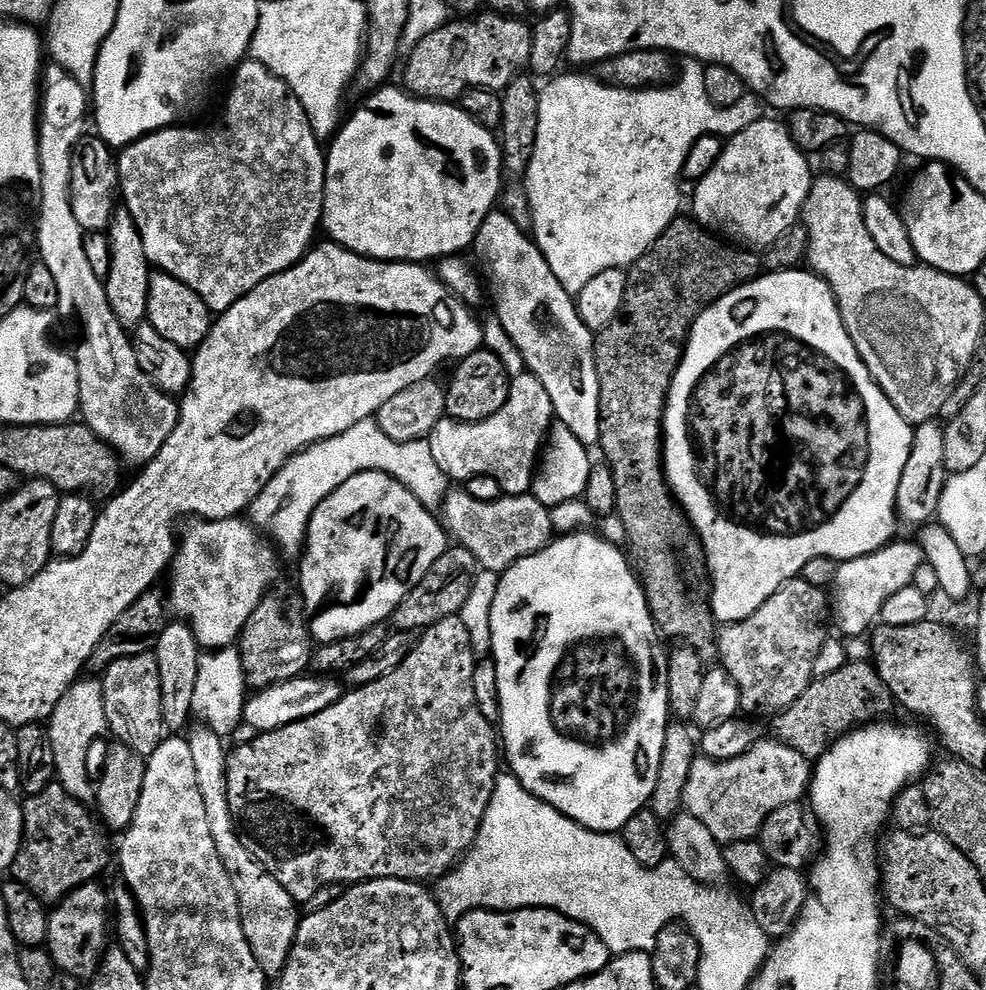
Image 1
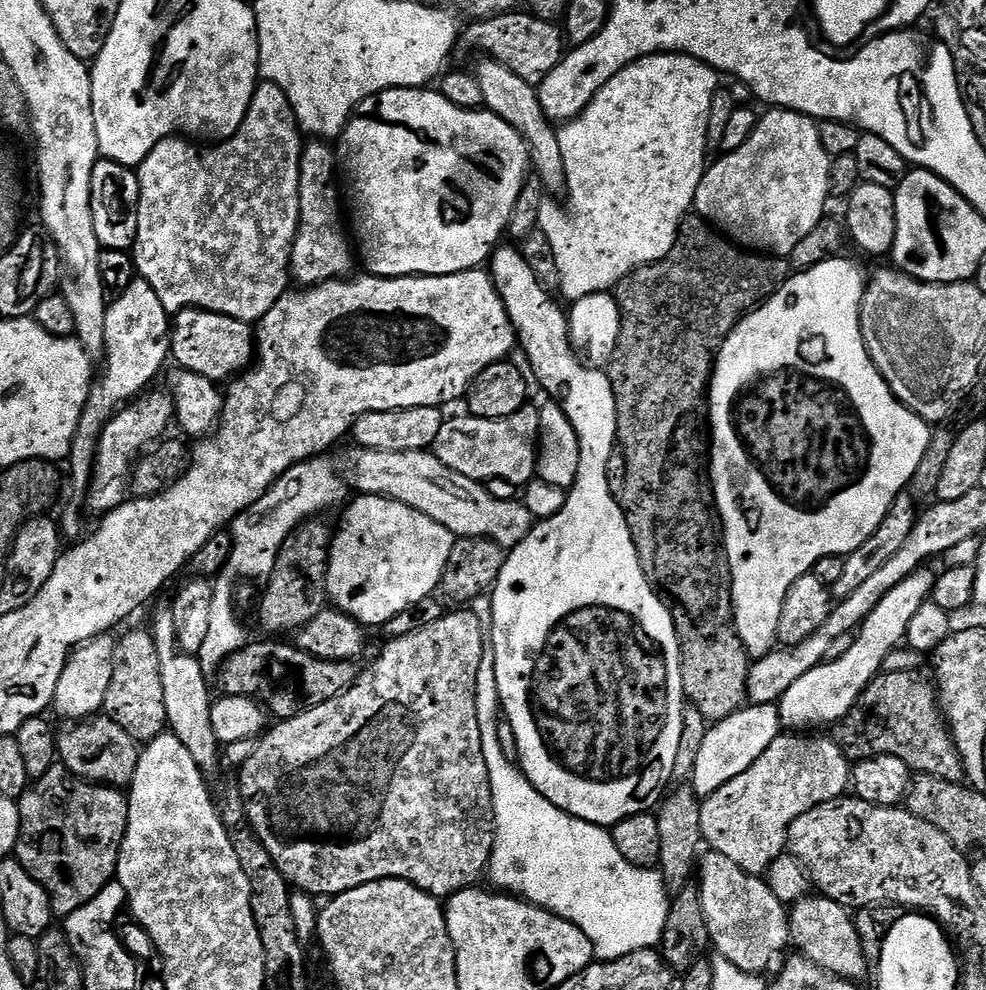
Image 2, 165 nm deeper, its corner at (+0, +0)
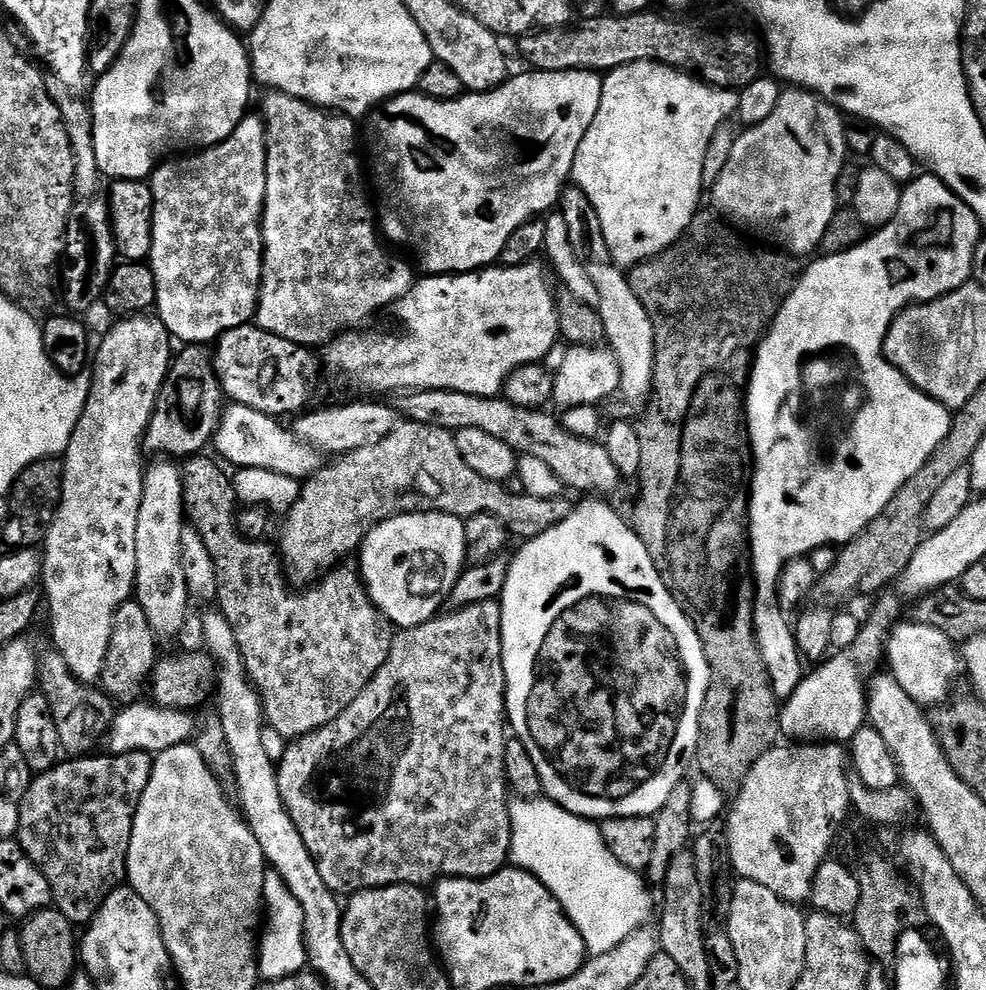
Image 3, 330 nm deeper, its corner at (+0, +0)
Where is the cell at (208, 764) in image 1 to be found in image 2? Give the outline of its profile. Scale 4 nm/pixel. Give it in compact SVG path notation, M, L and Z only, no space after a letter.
M164 610L150 625L154 646L158 646L158 662L162 666L162 690L166 693L166 718L171 735L176 736L190 750L190 758L201 772L211 774L220 764L222 745L215 737L211 725L211 708L214 696L208 693L209 677L202 670L199 659L193 653L185 652L180 646L178 630L171 611Z

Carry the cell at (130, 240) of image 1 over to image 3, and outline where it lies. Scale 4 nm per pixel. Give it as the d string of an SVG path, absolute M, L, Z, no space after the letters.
M159 315L125 316L115 323L94 352L88 401L62 457L62 498L42 545L42 592L46 597L46 612L48 608L52 619L51 647L66 658L66 666L70 666L74 678L91 685L103 681L116 612L134 596L138 510L142 506L146 471L142 455L144 432L156 409L156 399L160 397L168 369L174 363L174 340Z

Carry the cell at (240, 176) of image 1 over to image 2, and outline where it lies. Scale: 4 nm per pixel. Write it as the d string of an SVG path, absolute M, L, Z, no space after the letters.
M260 82L250 102L250 110L236 131L236 135L215 146L201 146L188 138L169 138L158 142L154 150L141 162L140 201L138 202L138 234L130 251L136 261L139 279L154 286L154 294L162 301L162 306L169 314L180 312L184 308L203 308L205 312L217 312L235 320L259 322L272 307L282 299L290 288L290 269L292 266L292 243L296 240L300 225L300 156L304 152L305 141L296 122L296 115L286 98L286 94L277 84Z

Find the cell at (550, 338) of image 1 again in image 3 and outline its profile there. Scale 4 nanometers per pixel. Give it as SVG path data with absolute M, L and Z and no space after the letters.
M584 498L581 504L577 503L572 509L572 513L562 522L558 522L558 526L550 526L550 530L546 530L542 534L538 534L533 540L523 541L516 552L516 557L511 557L508 566L508 577L506 578L506 586L504 592L498 601L500 605L500 633L502 634L502 662L504 663L504 687L506 689L506 720L514 731L515 739L520 740L526 746L526 750L530 754L530 758L534 762L534 766L538 766L538 774L542 778L542 786L544 787L543 795L547 799L552 800L556 804L562 805L564 809L575 816L583 816L585 820L593 822L603 822L614 818L615 816L650 816L655 817L666 804L666 800L670 797L674 788L678 786L684 779L684 771L688 768L688 763L693 763L696 755L696 747L698 746L698 734L700 733L700 715L702 714L702 706L706 698L706 690L712 681L710 674L710 666L708 659L704 653L702 642L698 638L698 634L694 630L694 626L690 622L690 618L686 618L686 614L678 606L676 598L670 594L670 590L663 582L663 578L658 574L658 570L654 566L654 562L650 558L650 554L646 550L646 546L638 538L638 534L632 529L631 523L627 519L624 520L607 504L604 498Z

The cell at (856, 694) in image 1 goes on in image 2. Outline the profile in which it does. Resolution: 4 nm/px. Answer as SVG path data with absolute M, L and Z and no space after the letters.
M881 671L879 676L868 683L868 688L860 696L859 702L853 706L848 717L835 725L835 742L849 761L869 760L875 756L893 756L902 758L902 762L906 762L906 766L911 768L913 773L937 776L946 782L959 784L965 779L964 763L956 749L952 730L944 718L937 689L929 681L928 685L922 677L920 672L894 674Z

